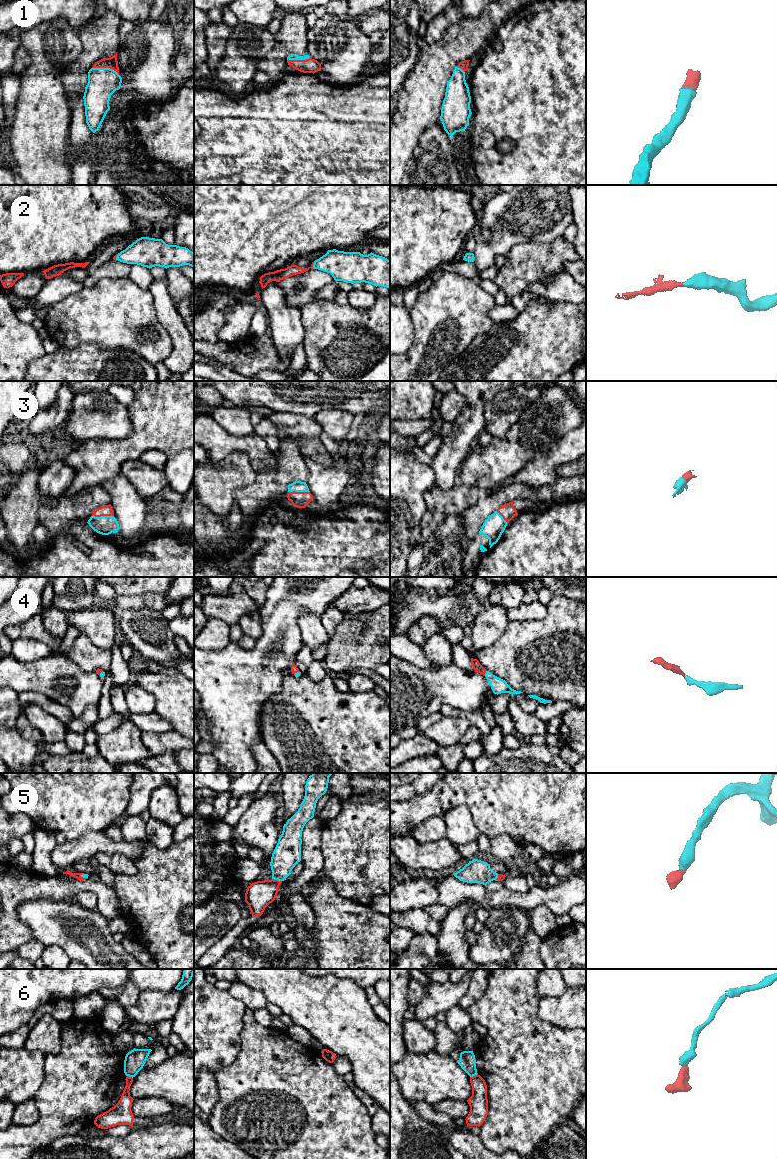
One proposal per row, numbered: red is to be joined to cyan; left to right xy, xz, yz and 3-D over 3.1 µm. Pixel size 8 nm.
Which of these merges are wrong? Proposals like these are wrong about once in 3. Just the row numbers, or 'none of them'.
6

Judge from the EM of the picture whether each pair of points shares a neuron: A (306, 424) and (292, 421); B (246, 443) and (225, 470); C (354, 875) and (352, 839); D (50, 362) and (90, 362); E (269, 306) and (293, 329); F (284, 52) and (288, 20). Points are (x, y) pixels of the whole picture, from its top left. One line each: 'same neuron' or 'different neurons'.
A: same neuron
B: different neurons
C: same neuron
D: same neuron
E: same neuron
F: same neuron

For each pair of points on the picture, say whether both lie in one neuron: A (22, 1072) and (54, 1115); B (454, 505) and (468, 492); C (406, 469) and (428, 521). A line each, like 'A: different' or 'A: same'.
A: different
B: same
C: different

